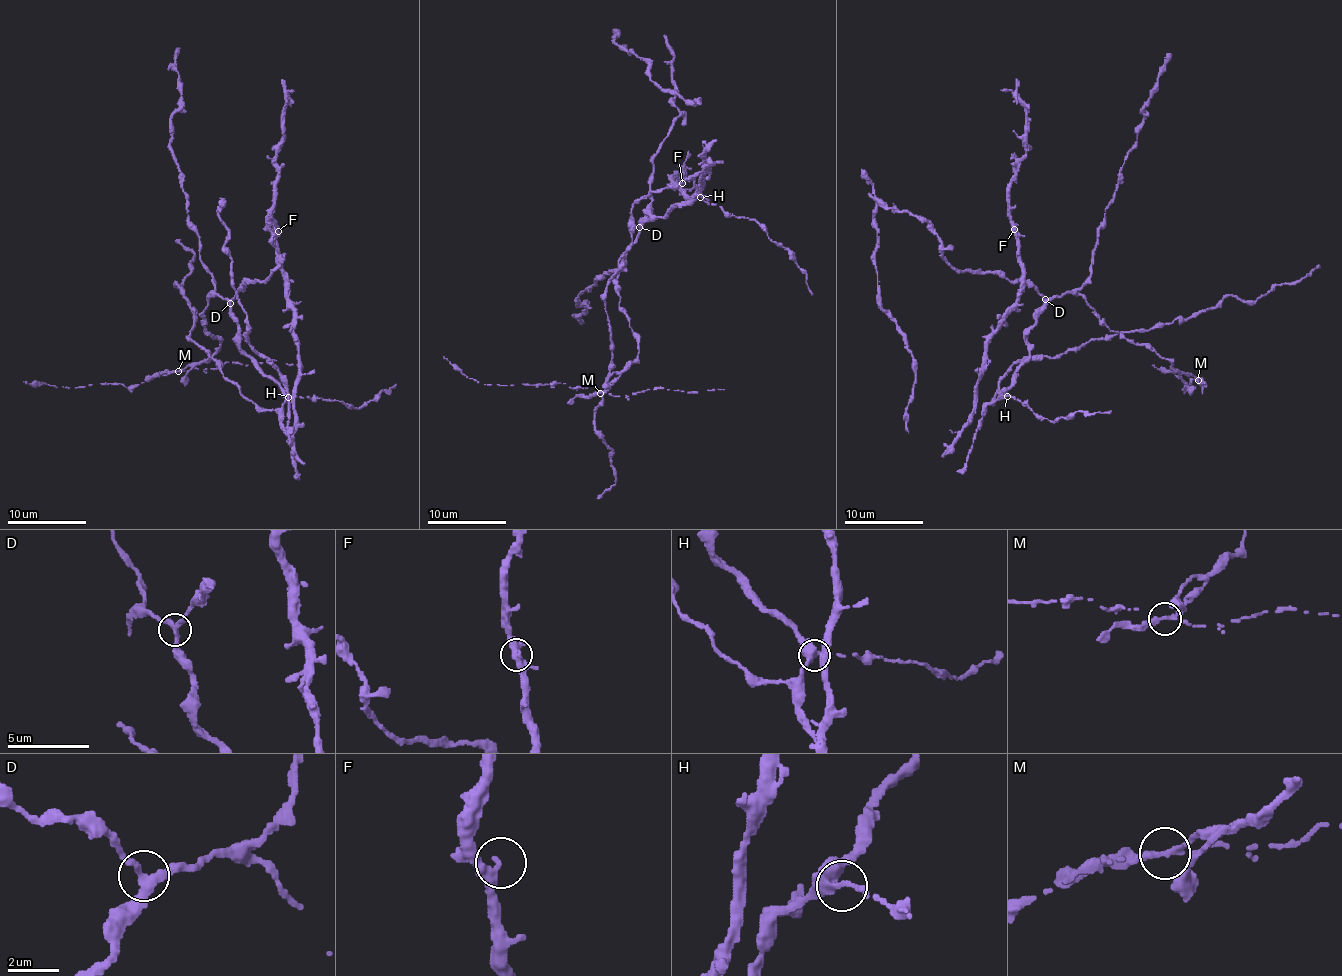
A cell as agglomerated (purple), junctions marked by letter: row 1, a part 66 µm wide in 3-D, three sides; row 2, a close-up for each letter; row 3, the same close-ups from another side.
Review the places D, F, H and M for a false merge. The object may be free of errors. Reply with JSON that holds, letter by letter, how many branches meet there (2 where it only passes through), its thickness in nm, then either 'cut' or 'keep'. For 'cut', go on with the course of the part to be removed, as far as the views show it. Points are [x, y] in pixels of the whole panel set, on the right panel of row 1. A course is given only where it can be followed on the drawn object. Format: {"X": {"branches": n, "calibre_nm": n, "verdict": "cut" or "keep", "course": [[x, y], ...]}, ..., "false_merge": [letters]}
{"D": {"branches": 3, "calibre_nm": 300, "verdict": "keep"}, "F": {"branches": 3, "calibre_nm": 280, "verdict": "keep"}, "H": {"branches": 3, "calibre_nm": 280, "verdict": "keep"}, "M": {"branches": 3, "calibre_nm": 220, "verdict": "cut", "course": [[1197, 380], [1190, 380], [1183, 387], [1183, 380], [1173, 372], [1152, 366]]}, "false_merge": ["M"]}

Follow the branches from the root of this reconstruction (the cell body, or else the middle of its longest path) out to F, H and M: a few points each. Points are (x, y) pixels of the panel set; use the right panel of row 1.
F: (1017, 374), (977, 425), (968, 423), (984, 366), (984, 341), (1016, 301), (1020, 287), (1014, 229)
H: (1017, 374), (1005, 394), (1007, 396)
M: (1017, 374), (1039, 311), (1055, 297), (1077, 292), (1110, 331), (1150, 346), (1197, 380)

